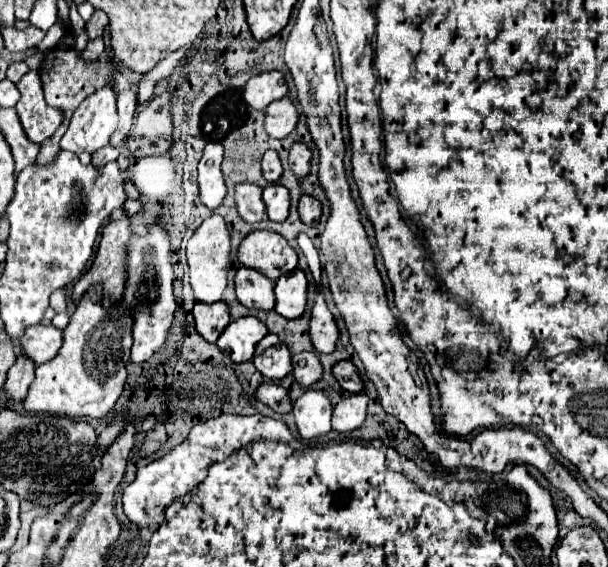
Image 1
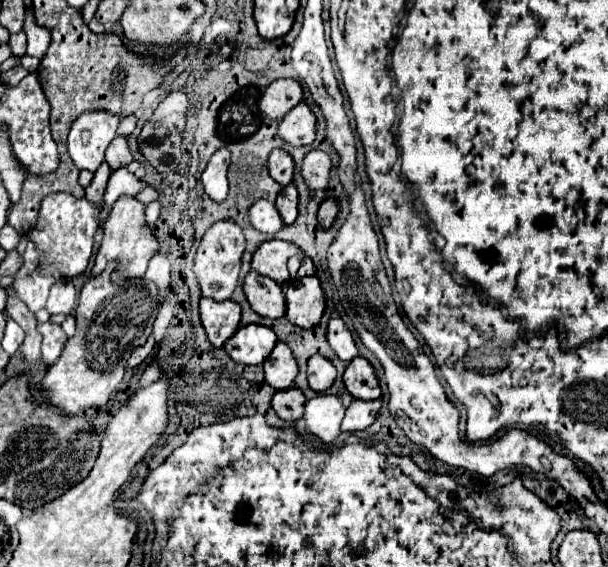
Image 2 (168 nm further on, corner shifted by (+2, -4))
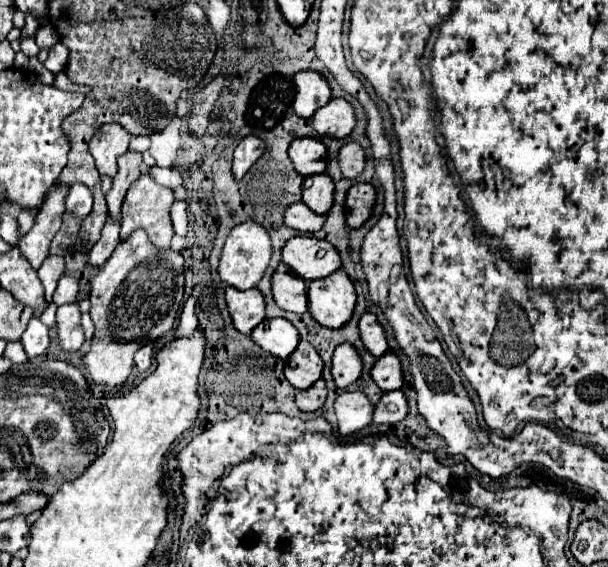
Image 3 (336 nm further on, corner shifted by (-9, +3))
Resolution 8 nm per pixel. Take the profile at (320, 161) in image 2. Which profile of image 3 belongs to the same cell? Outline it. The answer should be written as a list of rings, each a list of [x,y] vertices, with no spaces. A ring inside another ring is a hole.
[[[345,143],[339,151],[339,165],[345,177],[355,179],[365,169],[365,149],[359,143]]]

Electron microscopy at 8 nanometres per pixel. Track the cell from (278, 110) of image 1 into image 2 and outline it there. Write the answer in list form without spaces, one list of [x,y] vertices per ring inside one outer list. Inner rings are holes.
[[[300,102],[288,112],[288,116],[278,120],[278,136],[292,146],[306,146],[312,144],[316,138],[314,126],[316,118],[312,110],[306,102]]]

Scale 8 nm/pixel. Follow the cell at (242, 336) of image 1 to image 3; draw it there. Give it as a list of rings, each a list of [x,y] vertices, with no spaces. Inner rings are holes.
[[[265,319],[253,329],[251,337],[261,349],[281,359],[287,359],[301,339],[299,331],[287,319]]]

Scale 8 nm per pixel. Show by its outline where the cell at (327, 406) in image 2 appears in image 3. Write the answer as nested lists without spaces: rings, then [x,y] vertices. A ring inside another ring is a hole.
[[[361,391],[341,393],[335,401],[339,433],[349,435],[349,433],[355,433],[355,431],[367,427],[373,421],[373,417],[371,417],[373,409],[375,409],[375,405]]]

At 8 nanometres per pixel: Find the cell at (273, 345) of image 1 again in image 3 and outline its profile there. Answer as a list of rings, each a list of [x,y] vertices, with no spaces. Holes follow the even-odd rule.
[[[301,341],[299,349],[287,359],[287,367],[285,367],[287,381],[295,389],[305,391],[317,379],[321,379],[321,373],[323,373],[323,359],[309,341]]]

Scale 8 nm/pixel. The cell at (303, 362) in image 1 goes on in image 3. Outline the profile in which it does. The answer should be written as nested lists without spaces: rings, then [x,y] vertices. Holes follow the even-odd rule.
[[[343,343],[343,345],[339,345],[335,349],[331,373],[333,373],[333,379],[335,379],[339,389],[349,387],[351,383],[355,383],[361,377],[363,359],[361,359],[359,351],[351,343]]]

